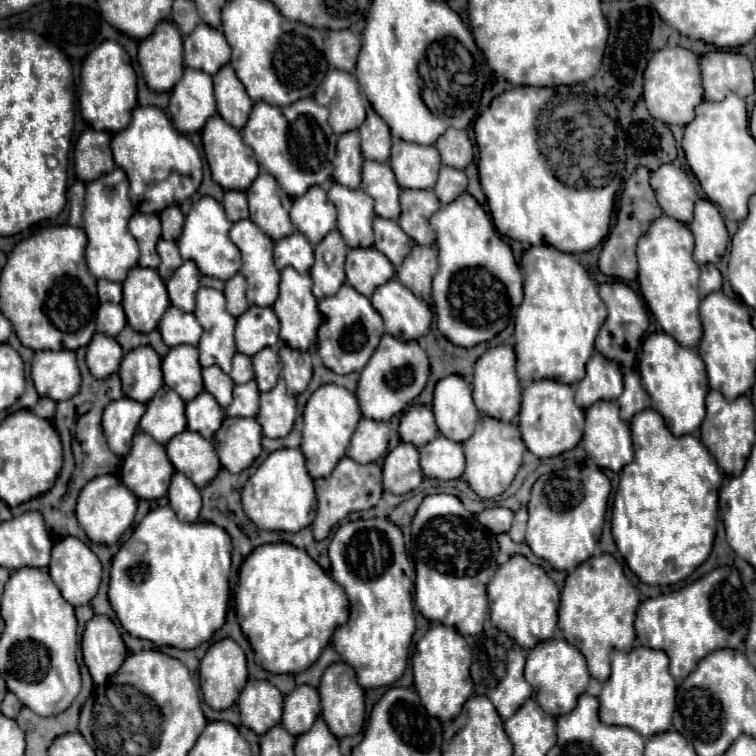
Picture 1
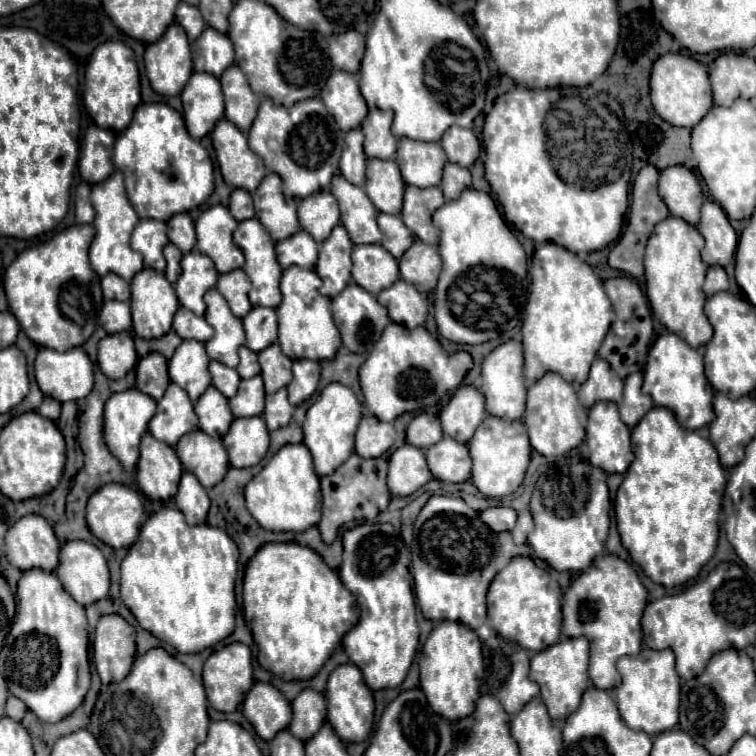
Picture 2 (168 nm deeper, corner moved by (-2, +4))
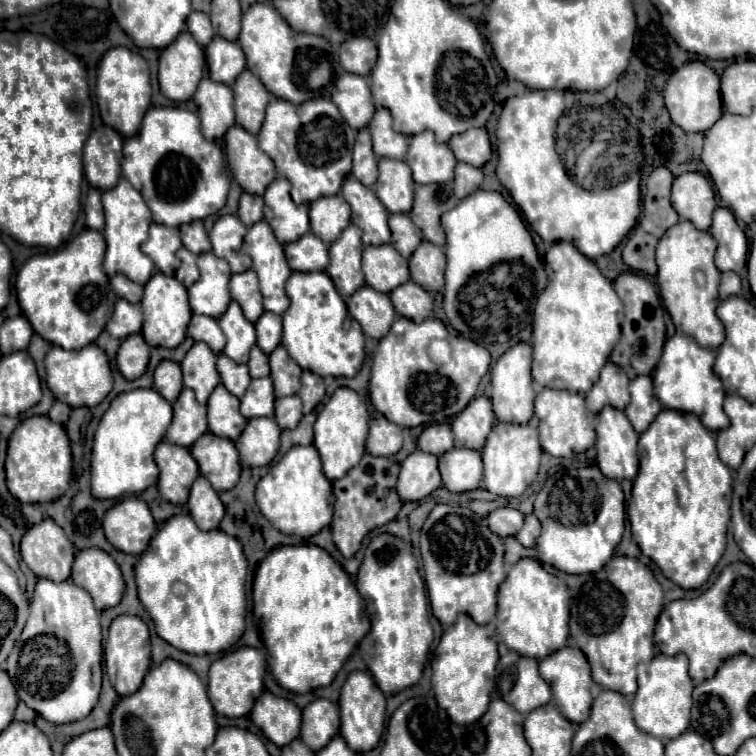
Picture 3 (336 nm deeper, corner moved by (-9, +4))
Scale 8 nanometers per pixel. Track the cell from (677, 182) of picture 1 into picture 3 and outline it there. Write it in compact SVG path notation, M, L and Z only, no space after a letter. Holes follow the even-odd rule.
M682 173L674 177L672 205L680 219L692 221L700 231L710 229L716 197L710 181L702 173Z

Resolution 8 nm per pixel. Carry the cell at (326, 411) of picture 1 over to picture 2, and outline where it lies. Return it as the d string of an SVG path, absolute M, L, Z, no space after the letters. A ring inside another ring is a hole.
M329 383L319 399L307 409L307 417L303 421L303 443L313 455L315 471L319 477L333 473L341 463L349 459L349 455L355 449L355 431L361 421L361 403L357 401L357 395L341 383Z

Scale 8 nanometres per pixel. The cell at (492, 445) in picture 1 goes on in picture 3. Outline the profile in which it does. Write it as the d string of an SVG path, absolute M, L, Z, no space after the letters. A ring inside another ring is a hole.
M496 423L482 449L482 461L484 461L482 487L500 497L520 497L538 475L540 455L542 447L538 441L538 429L534 425Z

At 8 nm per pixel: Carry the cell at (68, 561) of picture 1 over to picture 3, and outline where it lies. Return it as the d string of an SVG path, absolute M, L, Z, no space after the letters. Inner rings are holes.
M98 547L78 551L72 565L72 581L86 589L98 611L120 603L124 593L124 579L116 561Z

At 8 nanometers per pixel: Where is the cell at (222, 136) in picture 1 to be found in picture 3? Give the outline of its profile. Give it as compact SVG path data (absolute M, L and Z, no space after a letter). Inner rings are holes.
M240 125L226 133L226 157L238 185L252 195L264 195L264 189L274 181L276 169L272 159L258 147L258 141Z

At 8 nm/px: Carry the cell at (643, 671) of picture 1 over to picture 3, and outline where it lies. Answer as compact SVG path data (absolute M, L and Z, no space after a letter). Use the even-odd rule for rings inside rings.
M678 653L674 657L656 655L648 665L638 665L638 691L632 701L634 723L644 731L658 739L672 739L684 733L690 725L690 709L692 709L692 689L694 683L688 675L688 657Z

